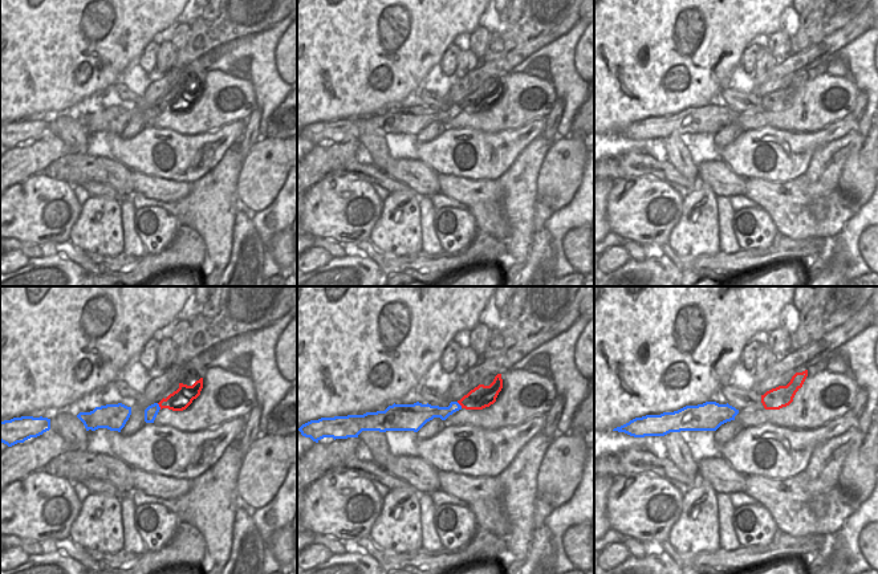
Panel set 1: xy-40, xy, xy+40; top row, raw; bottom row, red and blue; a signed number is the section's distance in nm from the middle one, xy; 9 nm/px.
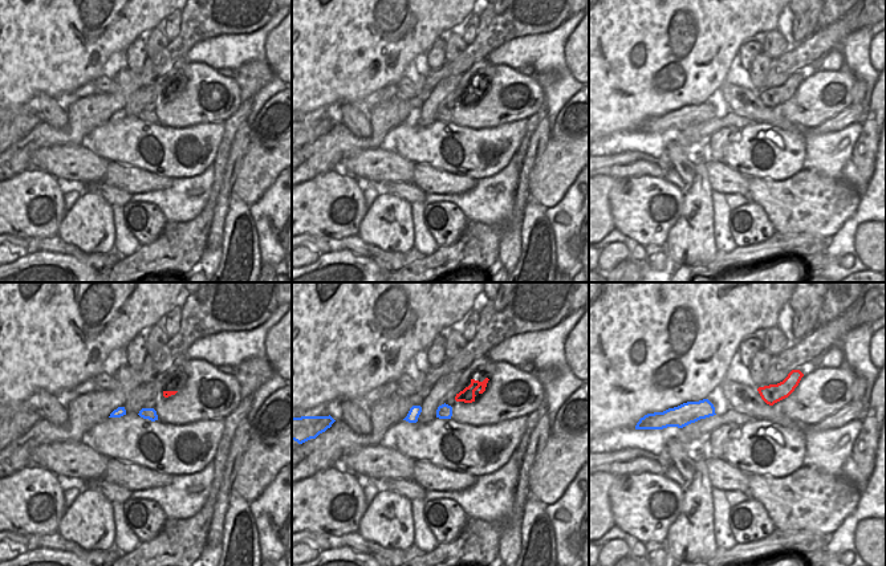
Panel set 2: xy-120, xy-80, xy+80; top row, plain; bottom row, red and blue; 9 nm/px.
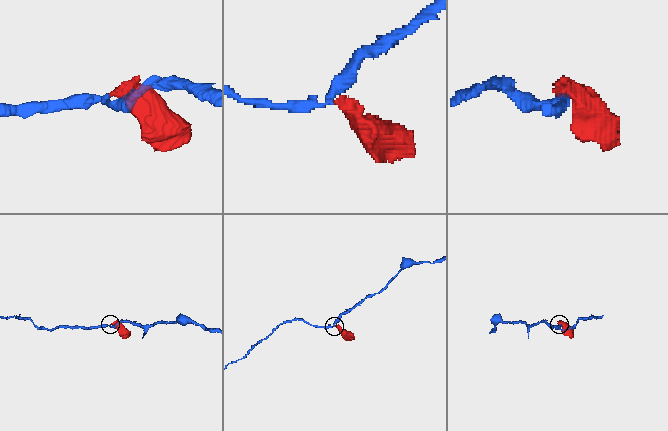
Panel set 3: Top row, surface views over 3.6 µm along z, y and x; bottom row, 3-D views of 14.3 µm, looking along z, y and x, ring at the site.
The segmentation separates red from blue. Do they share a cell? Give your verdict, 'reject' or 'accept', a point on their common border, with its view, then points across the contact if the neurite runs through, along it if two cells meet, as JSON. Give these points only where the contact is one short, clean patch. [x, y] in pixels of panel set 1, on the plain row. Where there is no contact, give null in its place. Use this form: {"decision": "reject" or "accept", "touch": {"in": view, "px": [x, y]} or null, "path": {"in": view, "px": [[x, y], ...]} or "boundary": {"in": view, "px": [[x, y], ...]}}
{"decision": "accept", "touch": {"in": "xy-40", "px": [159, 109]}, "path": {"in": "xy-40", "px": [[182, 101], [159, 109], [151, 114]]}}

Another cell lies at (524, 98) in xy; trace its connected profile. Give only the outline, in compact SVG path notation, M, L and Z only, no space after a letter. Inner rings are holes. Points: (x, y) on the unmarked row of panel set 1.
M512 72L501 77L503 91L496 105L483 113L462 111L446 123L450 129L472 129L487 134L517 130L533 119L545 119L557 97L550 81Z

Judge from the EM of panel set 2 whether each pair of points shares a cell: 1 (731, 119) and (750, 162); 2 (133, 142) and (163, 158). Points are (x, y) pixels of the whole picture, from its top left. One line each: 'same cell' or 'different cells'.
1: different cells
2: same cell

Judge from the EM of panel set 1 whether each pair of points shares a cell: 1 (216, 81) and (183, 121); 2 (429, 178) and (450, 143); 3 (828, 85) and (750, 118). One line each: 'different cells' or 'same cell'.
1: same cell
2: different cells
3: same cell

